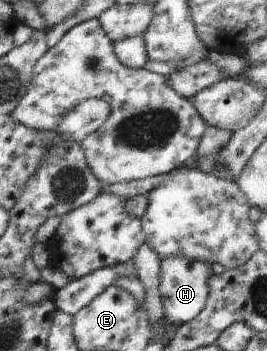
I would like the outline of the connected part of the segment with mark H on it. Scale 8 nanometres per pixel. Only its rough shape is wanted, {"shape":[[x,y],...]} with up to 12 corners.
{"shape":[[160,263],[162,316],[181,325],[206,306],[210,263]]}

